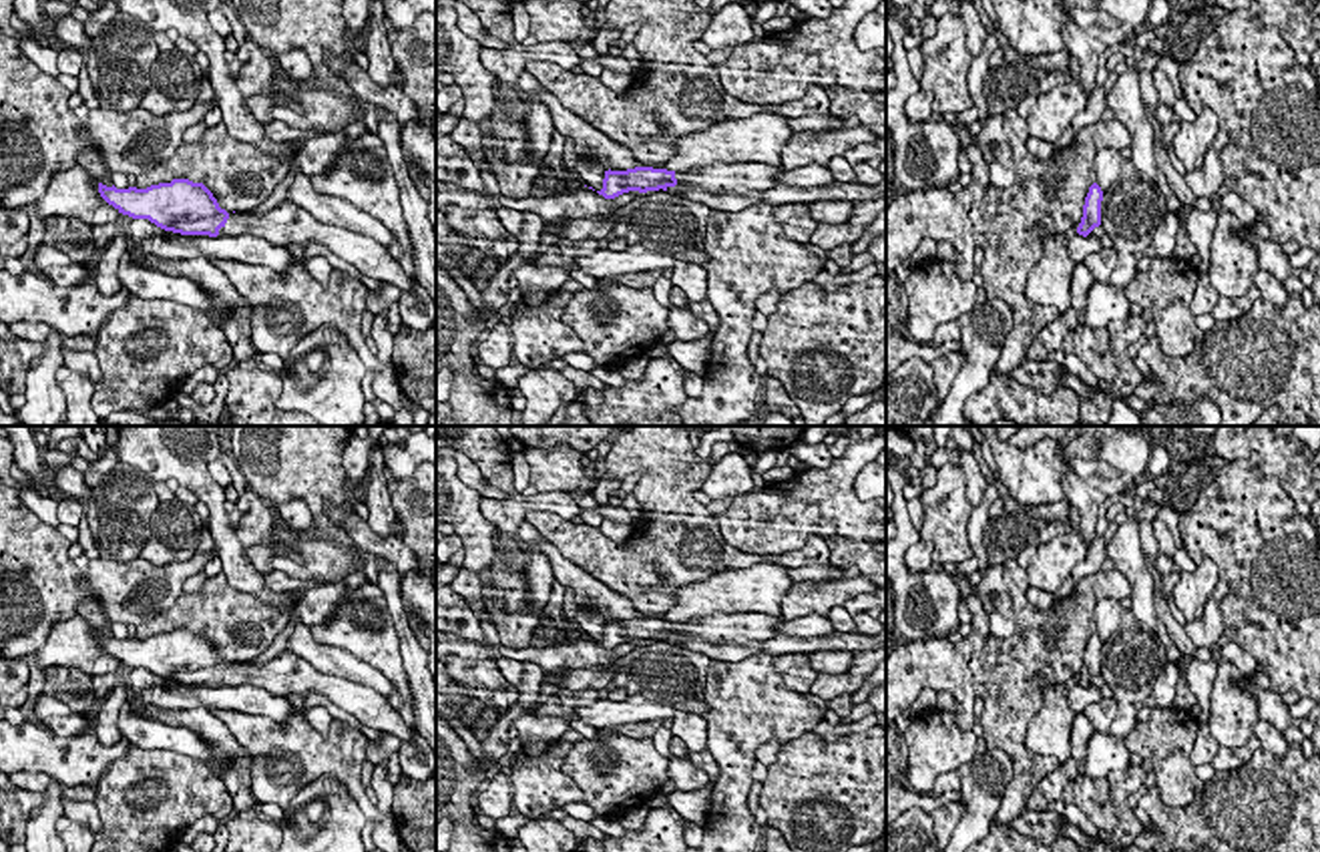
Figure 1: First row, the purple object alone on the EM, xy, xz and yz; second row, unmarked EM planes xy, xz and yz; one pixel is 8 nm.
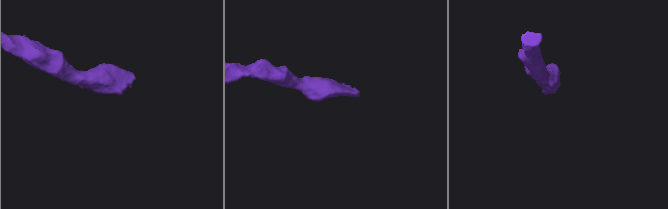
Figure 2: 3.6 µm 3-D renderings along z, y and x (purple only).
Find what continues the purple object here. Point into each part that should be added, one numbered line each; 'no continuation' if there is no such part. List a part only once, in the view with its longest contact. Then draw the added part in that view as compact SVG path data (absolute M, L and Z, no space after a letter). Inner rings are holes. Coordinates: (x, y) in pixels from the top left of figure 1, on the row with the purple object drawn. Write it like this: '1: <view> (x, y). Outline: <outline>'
1: xy (286, 224). Outline: M291 201L277 203L263 215L253 215L249 211L229 213L219 235L243 233L263 237L273 245L283 247L319 243L334 255L352 263L362 275L392 283L402 291L410 291L416 283L402 269L400 261L390 255L388 247L376 239L354 233L346 227L321 223Z

